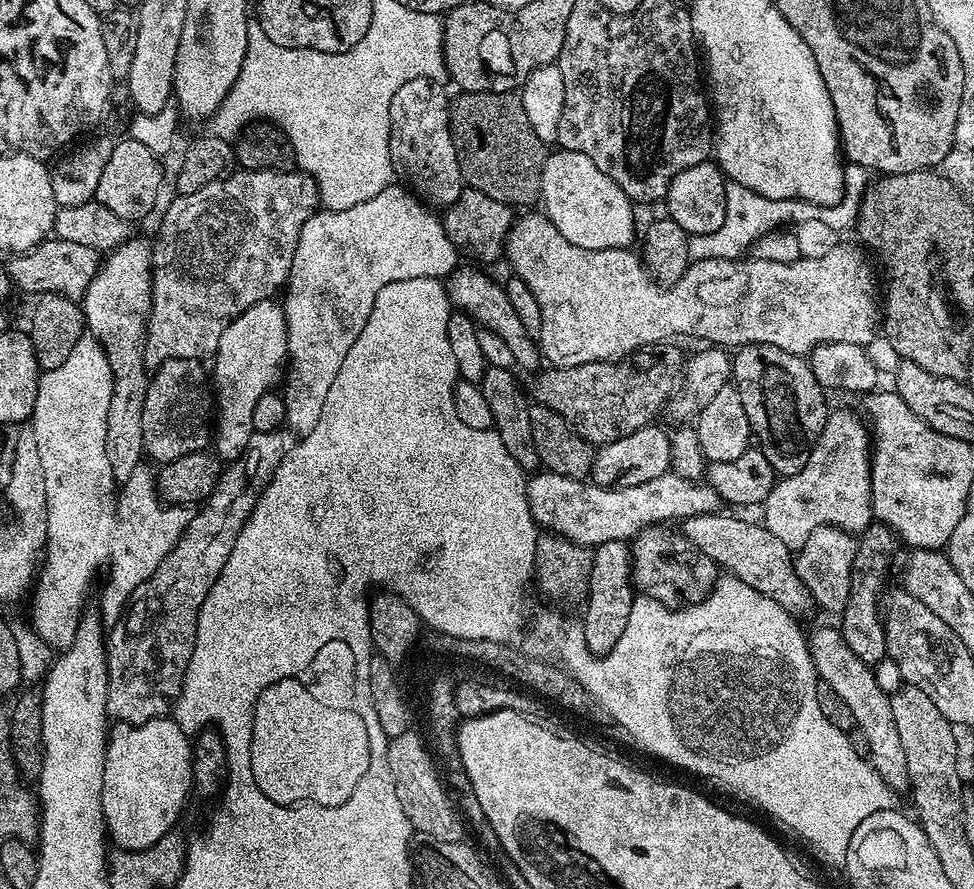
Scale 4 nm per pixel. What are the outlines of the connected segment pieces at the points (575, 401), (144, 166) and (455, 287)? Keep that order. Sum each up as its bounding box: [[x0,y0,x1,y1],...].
[[530,342,686,446],[95,139,164,222],[446,266,542,374]]

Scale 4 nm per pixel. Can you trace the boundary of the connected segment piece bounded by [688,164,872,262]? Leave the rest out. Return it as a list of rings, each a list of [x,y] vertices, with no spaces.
[[[848,164],[844,173],[844,197],[839,204],[833,204],[827,208],[819,208],[805,200],[779,200],[778,198],[762,198],[762,194],[754,194],[746,186],[738,182],[728,180],[726,183],[726,218],[722,226],[710,234],[701,236],[689,236],[690,258],[693,262],[709,260],[710,258],[726,258],[727,260],[739,260],[745,255],[744,252],[753,247],[757,240],[761,240],[767,232],[787,229],[802,222],[810,222],[810,218],[818,218],[826,222],[837,232],[843,233],[843,228],[851,229],[855,225],[856,218],[860,213],[861,200],[864,197],[872,176],[867,168],[857,164]]]

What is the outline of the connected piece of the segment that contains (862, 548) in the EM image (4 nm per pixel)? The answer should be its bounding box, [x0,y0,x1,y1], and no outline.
[838,522,898,666]

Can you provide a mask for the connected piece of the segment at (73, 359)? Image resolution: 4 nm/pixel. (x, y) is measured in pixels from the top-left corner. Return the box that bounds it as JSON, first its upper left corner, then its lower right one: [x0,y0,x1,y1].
[30,334,193,650]

